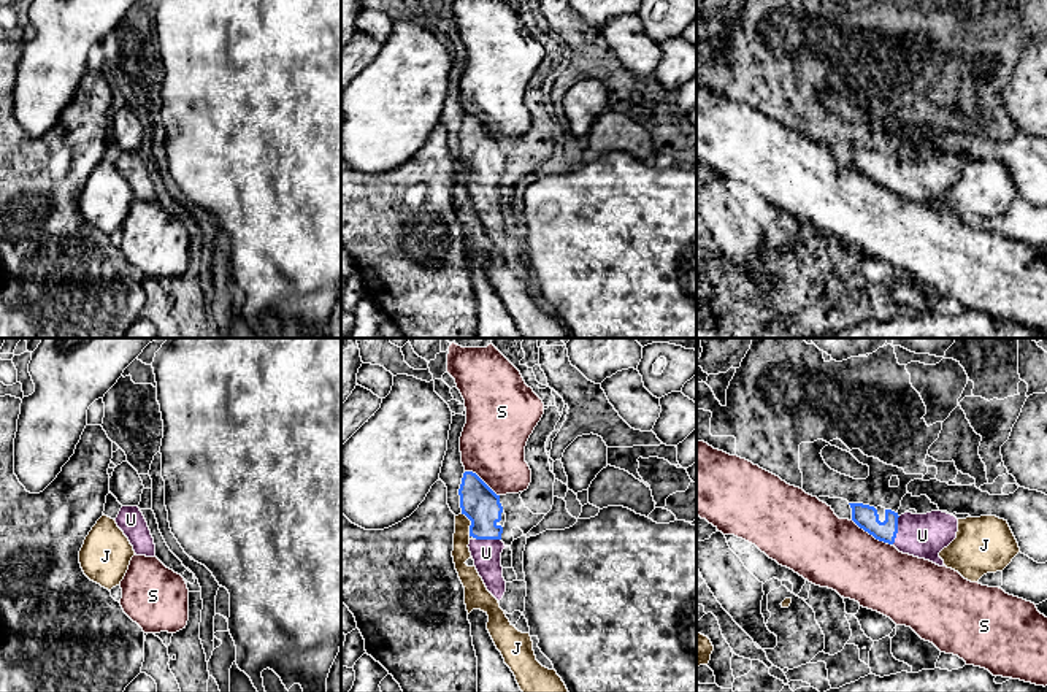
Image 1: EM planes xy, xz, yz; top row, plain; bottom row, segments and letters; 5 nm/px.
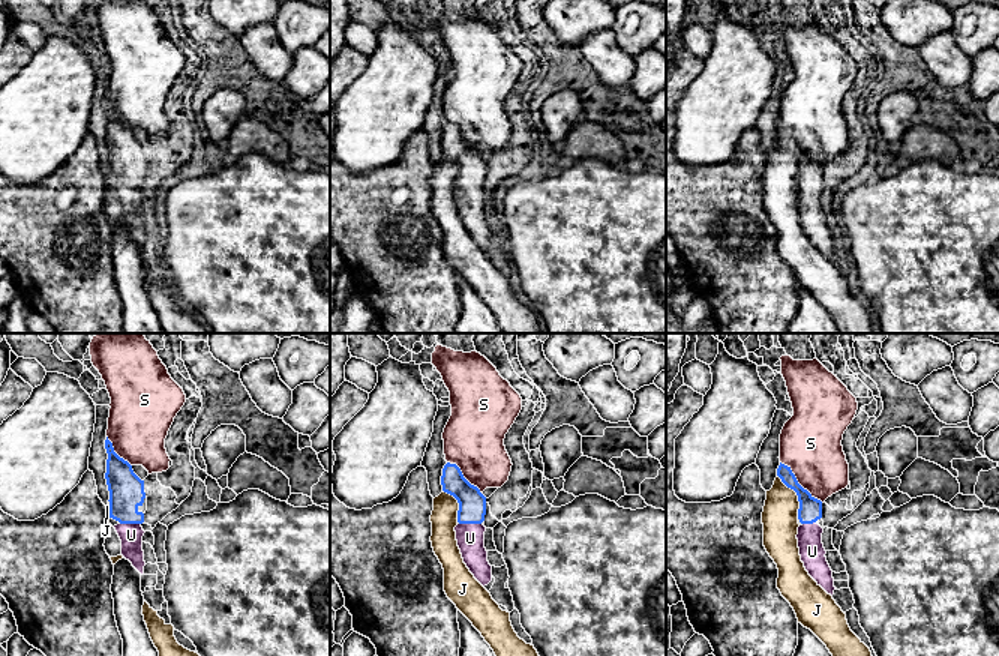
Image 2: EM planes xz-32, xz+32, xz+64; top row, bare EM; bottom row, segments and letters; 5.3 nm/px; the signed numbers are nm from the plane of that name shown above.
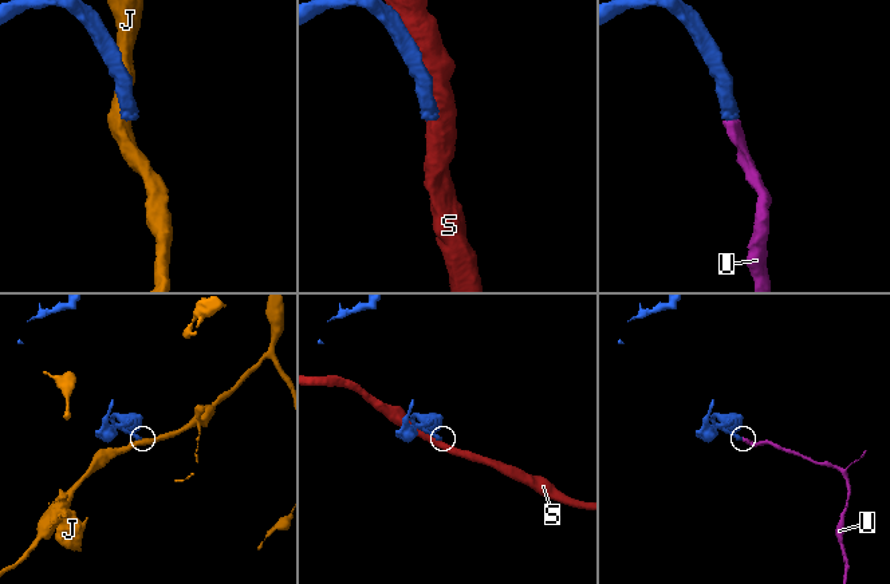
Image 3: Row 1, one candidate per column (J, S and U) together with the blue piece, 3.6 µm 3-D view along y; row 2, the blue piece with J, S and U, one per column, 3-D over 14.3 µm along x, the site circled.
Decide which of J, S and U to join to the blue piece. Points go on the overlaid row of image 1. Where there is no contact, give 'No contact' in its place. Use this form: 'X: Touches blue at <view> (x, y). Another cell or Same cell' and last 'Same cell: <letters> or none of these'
J: Touches blue at xz (471, 524). Another cell
S: Touches blue at yz (868, 532). Another cell
U: Touches blue at yz (897, 530). Same cell
Same cell: U

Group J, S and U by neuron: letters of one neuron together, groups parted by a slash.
J / S / U

